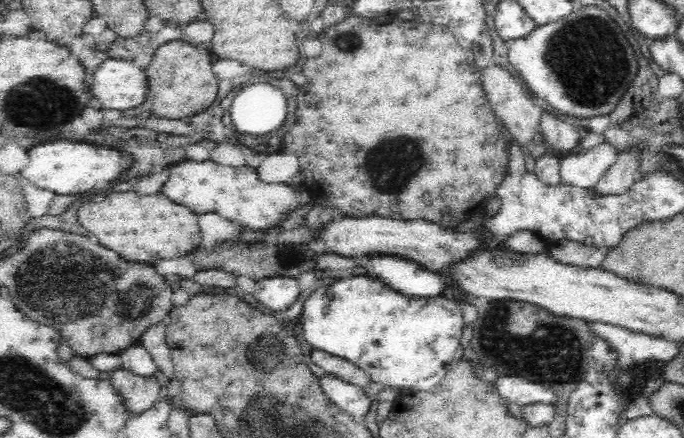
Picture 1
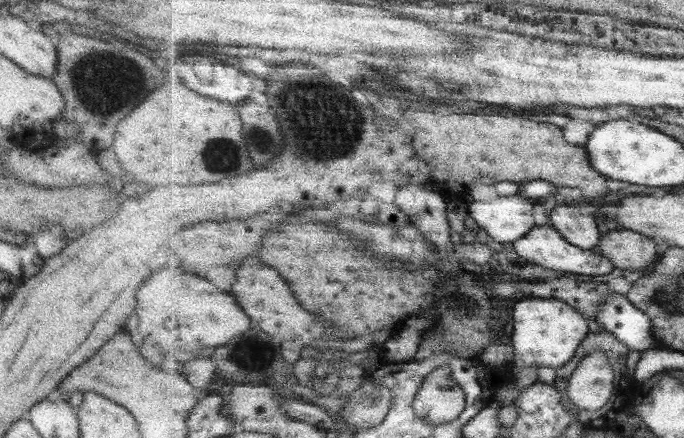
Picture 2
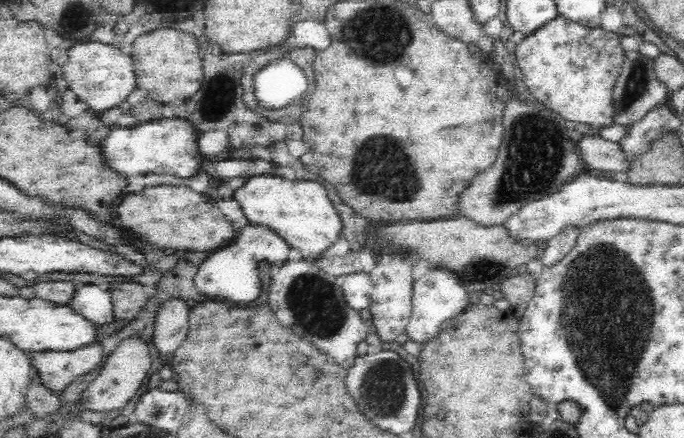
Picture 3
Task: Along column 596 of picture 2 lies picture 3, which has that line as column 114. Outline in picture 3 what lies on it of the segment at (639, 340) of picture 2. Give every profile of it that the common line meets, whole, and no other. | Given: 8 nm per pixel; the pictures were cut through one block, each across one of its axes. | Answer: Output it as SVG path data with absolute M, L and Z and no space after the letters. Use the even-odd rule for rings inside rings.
M75 283L72 296L67 305L90 321L105 325L117 319L113 311L109 290L102 290L98 285Z

